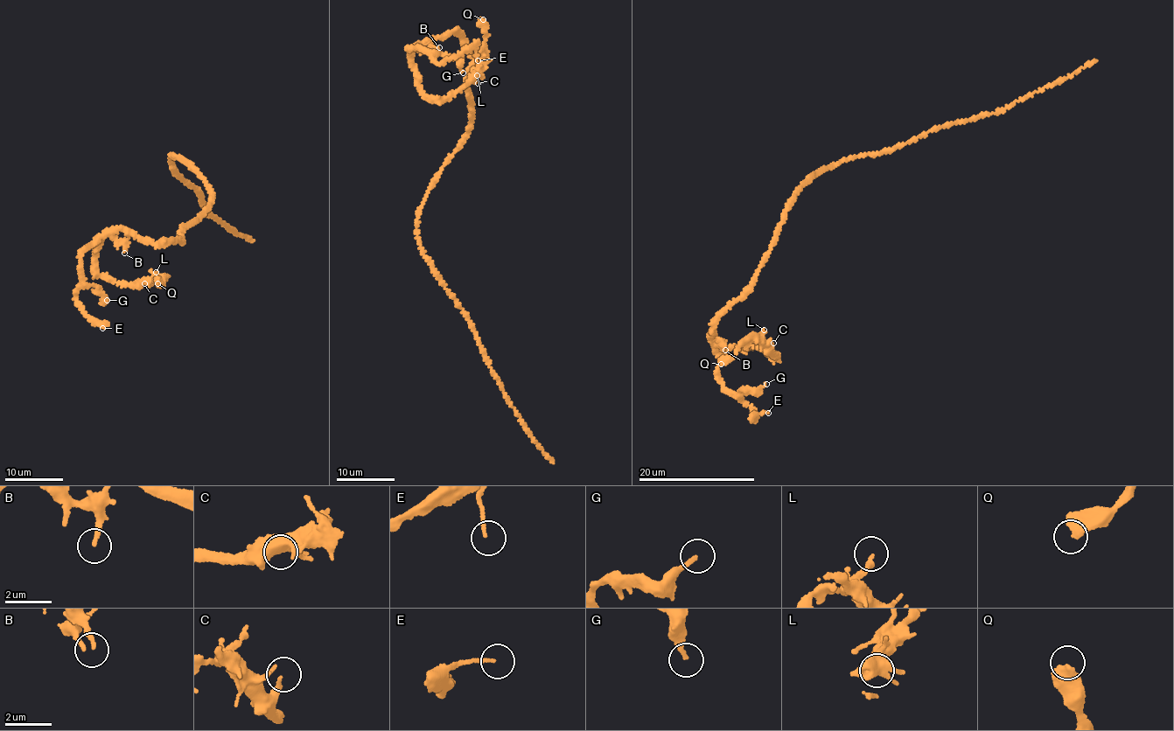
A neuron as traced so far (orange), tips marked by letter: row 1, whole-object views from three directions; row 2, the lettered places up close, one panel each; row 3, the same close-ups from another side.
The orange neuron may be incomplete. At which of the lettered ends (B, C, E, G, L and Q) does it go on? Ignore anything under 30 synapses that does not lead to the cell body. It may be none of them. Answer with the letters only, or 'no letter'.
no letter

